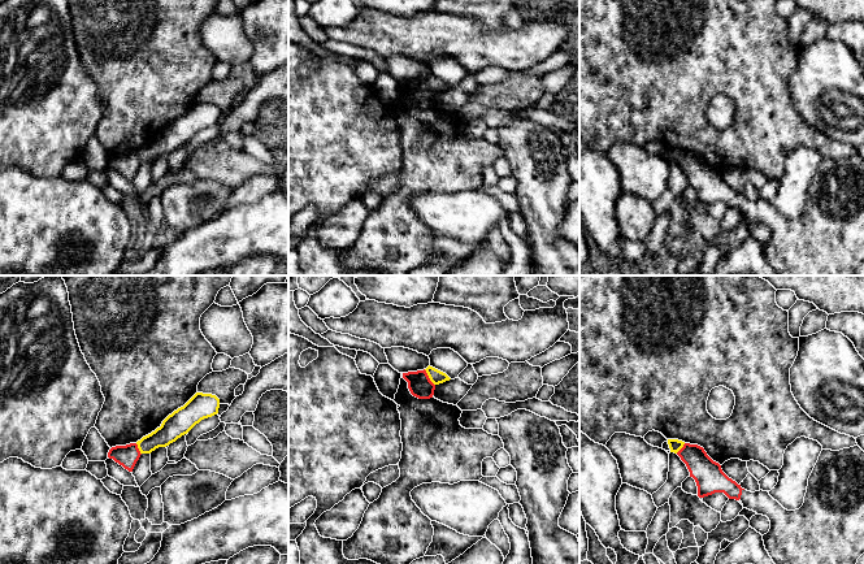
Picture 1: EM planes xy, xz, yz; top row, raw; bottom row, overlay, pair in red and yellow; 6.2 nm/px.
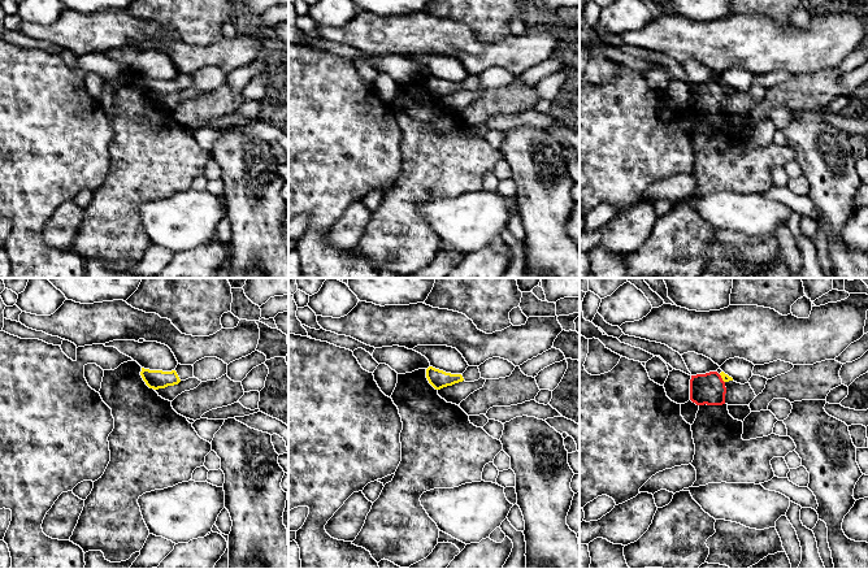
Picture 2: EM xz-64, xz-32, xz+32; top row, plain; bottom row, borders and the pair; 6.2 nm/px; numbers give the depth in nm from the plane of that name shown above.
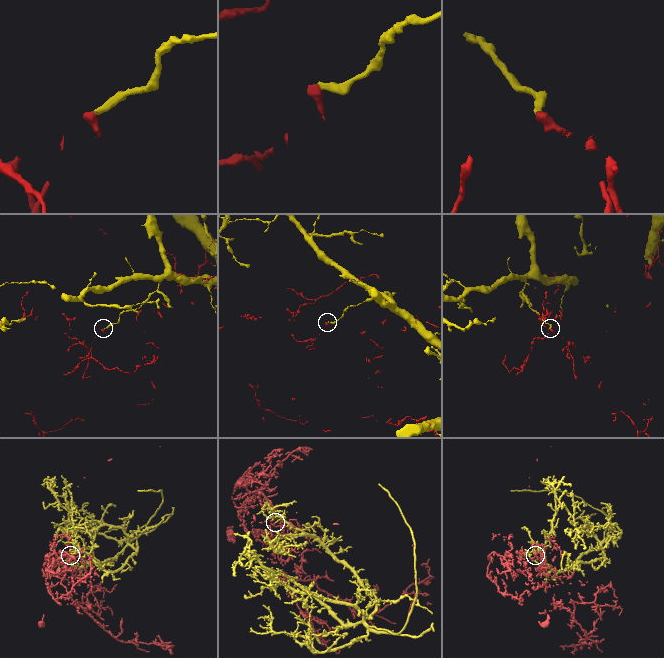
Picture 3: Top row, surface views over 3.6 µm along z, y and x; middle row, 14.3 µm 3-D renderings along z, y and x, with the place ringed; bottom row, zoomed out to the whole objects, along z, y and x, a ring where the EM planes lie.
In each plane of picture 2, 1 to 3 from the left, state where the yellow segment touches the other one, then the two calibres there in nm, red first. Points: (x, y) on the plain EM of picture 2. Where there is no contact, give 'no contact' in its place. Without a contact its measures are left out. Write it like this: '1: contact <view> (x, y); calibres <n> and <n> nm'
1: no contact
2: no contact
3: contact xz+32 (721, 87); calibres 190 and 50 nm

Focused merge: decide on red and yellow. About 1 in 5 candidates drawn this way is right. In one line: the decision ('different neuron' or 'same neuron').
different neuron

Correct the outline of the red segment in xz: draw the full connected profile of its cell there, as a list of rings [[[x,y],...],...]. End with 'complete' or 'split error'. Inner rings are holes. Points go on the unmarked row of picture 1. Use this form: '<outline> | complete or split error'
[[[426,79],[403,82],[408,91],[411,103],[418,108],[430,108],[434,104],[435,94],[430,90]]] | complete

